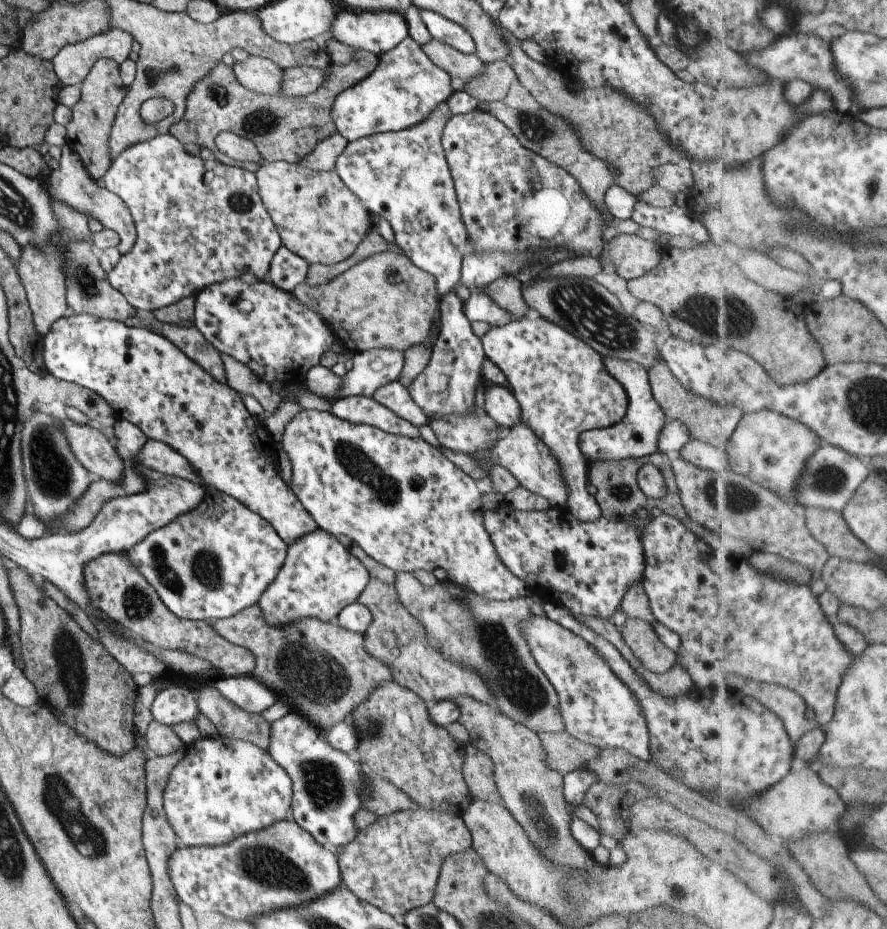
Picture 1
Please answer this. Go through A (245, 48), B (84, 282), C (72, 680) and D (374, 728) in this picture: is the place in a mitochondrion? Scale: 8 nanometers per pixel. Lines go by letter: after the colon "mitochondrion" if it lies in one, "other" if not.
A: other
B: mitochondrion
C: mitochondrion
D: mitochondrion

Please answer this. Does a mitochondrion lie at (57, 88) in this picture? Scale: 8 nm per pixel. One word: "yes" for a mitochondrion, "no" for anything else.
no

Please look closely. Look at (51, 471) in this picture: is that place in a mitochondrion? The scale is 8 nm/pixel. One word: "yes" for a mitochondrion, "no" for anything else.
yes

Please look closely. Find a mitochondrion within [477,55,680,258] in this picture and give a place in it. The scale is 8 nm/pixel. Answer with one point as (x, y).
(533, 128)

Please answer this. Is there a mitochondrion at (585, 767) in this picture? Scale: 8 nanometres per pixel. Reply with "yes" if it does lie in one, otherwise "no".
no

